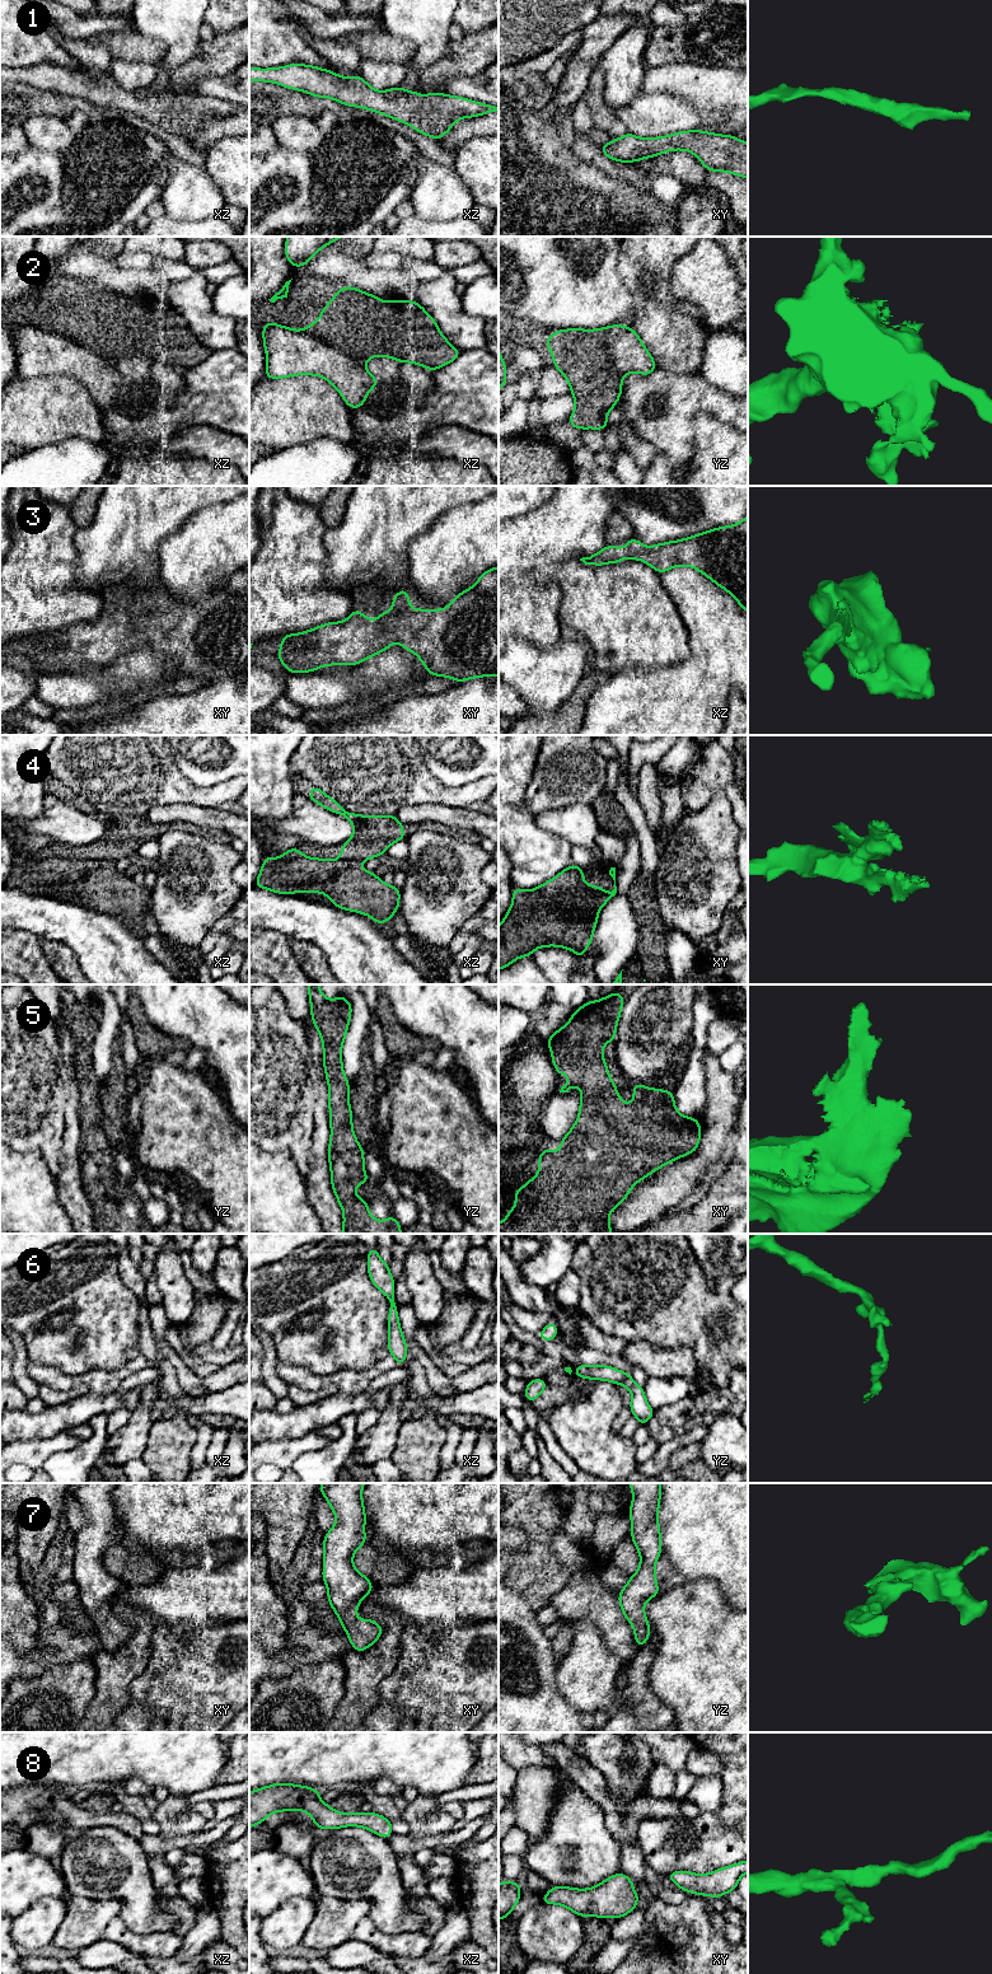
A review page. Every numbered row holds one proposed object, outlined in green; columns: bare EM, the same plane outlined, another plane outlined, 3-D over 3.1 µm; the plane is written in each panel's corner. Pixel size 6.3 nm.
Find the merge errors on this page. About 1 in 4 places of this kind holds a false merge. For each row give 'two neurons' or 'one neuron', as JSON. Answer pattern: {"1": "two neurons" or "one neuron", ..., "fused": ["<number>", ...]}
{"1": "one neuron", "2": "two neurons", "3": "one neuron", "4": "two neurons", "5": "one neuron", "6": "one neuron", "7": "one neuron", "8": "one neuron", "fused": ["2", "4"]}

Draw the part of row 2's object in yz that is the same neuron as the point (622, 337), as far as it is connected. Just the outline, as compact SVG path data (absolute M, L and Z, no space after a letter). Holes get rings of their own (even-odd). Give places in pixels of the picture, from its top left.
M614 324L610 331L610 336L613 349L641 351L642 352L641 361L644 364L646 364L649 359L652 360L652 365L650 368L645 368L644 370L638 371L641 375L646 376L658 368L651 354L645 349L641 338L632 327L623 327L622 324Z

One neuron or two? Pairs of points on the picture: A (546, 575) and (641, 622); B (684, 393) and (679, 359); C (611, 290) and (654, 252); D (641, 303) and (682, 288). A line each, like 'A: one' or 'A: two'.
A: one
B: two
C: two
D: two

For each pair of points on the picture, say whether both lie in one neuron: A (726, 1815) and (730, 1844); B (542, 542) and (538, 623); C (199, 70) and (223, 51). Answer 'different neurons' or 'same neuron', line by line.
A: different neurons
B: same neuron
C: same neuron

